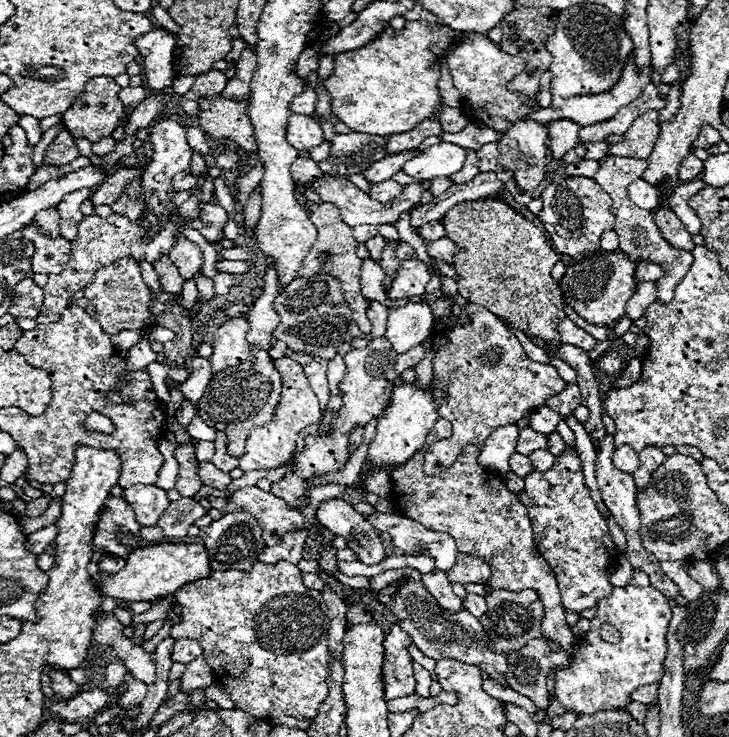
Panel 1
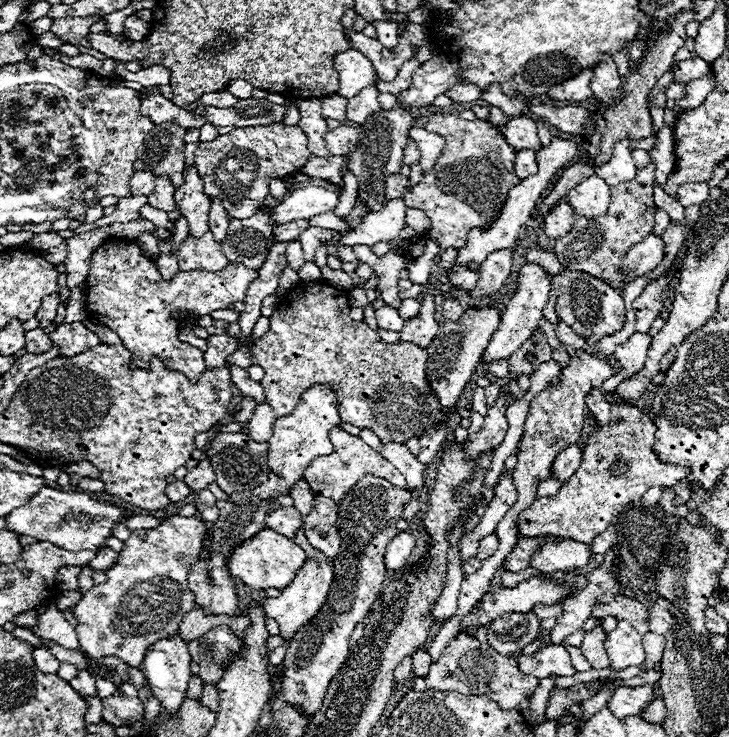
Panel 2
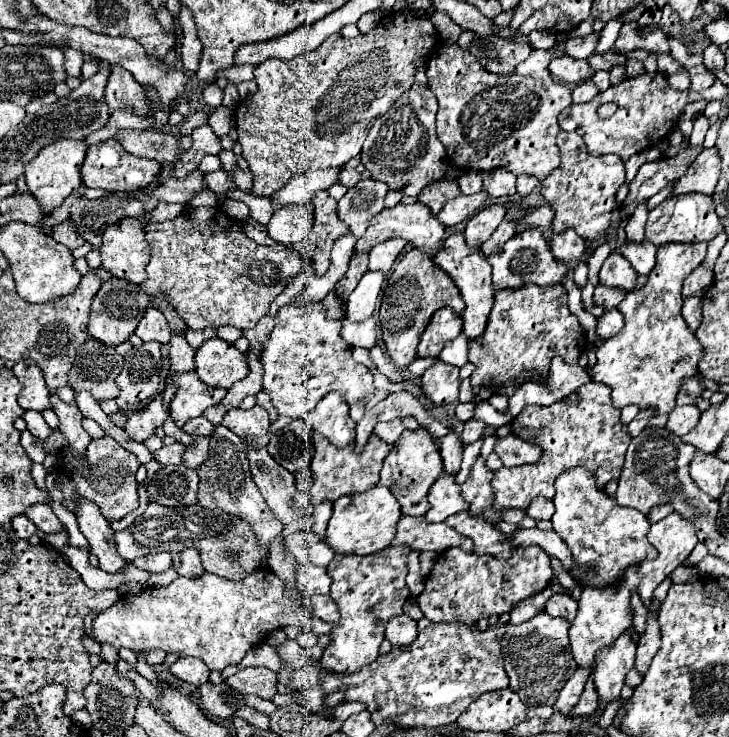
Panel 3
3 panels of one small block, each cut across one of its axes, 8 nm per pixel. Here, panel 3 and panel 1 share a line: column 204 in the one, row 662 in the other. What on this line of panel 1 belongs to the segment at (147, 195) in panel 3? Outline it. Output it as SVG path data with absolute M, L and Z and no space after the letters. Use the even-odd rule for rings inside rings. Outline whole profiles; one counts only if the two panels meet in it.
M178 638L174 644L174 652L172 652L172 662L192 662L198 656L202 656L202 648L196 640L186 640L186 638Z

